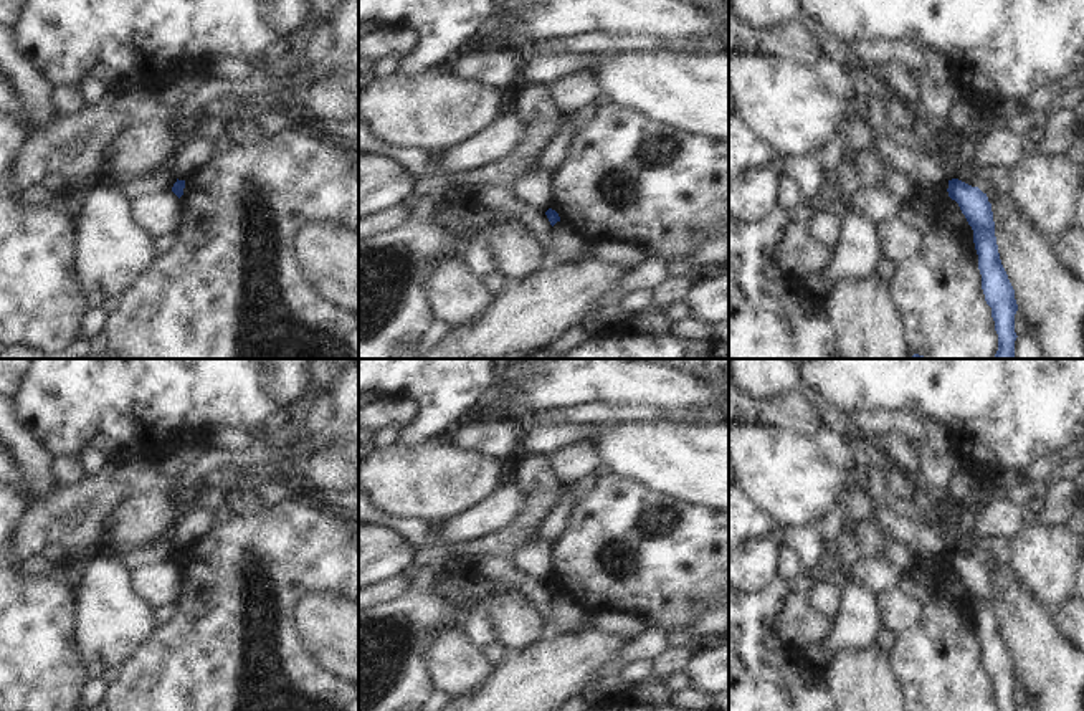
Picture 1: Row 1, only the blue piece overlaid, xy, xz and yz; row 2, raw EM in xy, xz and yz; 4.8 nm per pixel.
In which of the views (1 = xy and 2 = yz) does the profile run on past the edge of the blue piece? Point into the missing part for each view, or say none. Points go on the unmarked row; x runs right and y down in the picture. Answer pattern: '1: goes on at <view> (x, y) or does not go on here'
1: does not go on here
2: does not go on here

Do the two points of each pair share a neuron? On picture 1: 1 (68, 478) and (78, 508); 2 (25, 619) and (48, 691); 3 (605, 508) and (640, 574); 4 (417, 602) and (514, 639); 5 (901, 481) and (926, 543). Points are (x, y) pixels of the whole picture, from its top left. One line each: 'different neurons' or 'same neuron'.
1: different neurons
2: same neuron
3: same neuron
4: different neurons
5: different neurons

